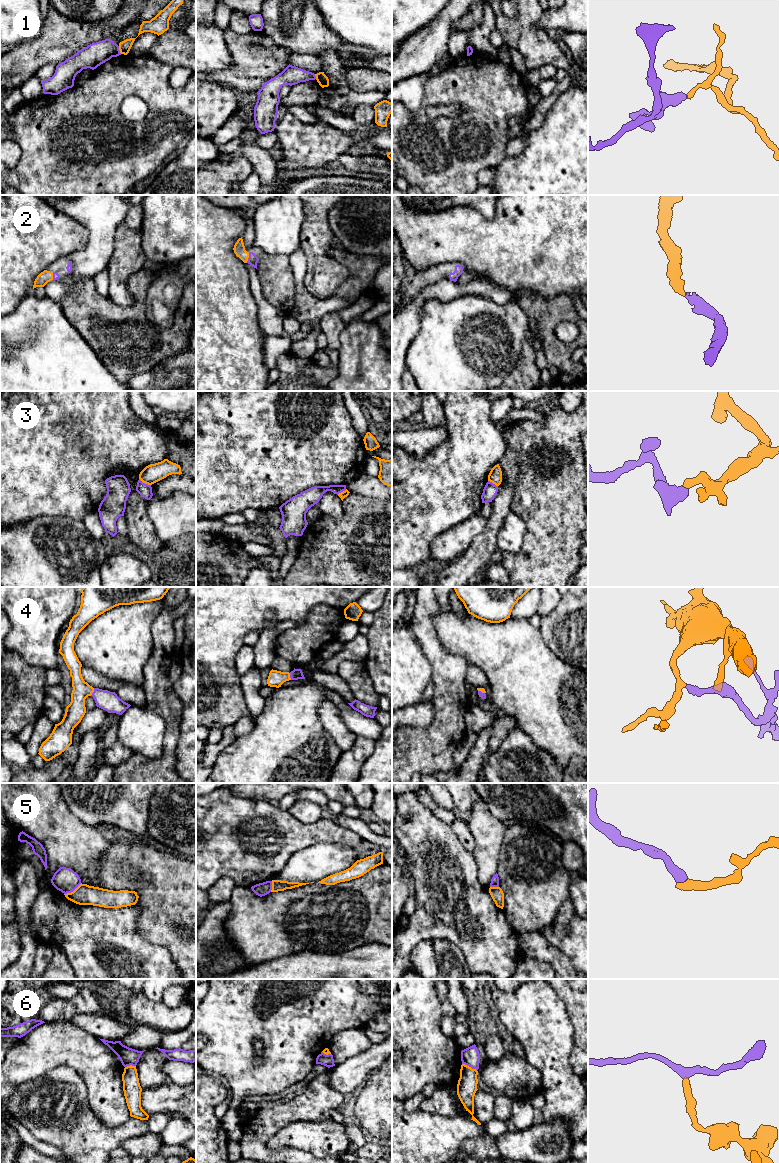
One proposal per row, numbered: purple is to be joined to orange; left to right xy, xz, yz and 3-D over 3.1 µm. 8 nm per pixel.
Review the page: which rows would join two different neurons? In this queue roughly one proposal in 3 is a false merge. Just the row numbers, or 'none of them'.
1, 3, 5, 6

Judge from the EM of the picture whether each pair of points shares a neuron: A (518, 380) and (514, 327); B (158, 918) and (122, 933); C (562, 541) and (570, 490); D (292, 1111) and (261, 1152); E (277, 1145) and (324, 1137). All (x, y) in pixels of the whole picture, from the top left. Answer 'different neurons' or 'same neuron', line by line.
A: different neurons
B: different neurons
C: same neuron
D: same neuron
E: same neuron

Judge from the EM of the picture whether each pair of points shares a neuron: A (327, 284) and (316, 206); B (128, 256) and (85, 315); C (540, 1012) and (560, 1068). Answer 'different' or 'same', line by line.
A: same
B: different
C: same

